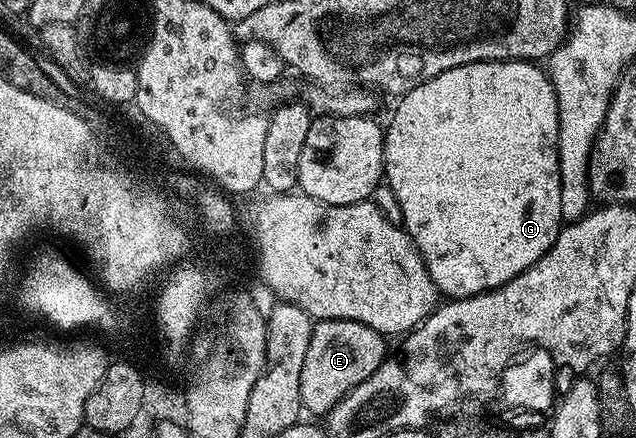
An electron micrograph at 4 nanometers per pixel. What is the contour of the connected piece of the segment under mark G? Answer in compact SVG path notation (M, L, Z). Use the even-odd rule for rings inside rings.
M482 60L472 64L453 66L437 78L421 82L413 90L398 97L391 125L386 125L383 138L383 174L385 182L397 198L403 215L402 227L405 229L415 248L421 254L429 270L429 278L439 287L440 293L447 298L476 296L491 292L505 282L517 278L517 274L533 266L553 246L559 236L559 229L565 221L561 214L561 166L559 165L559 107L557 94L551 84L550 75L543 72L538 63L529 60Z

